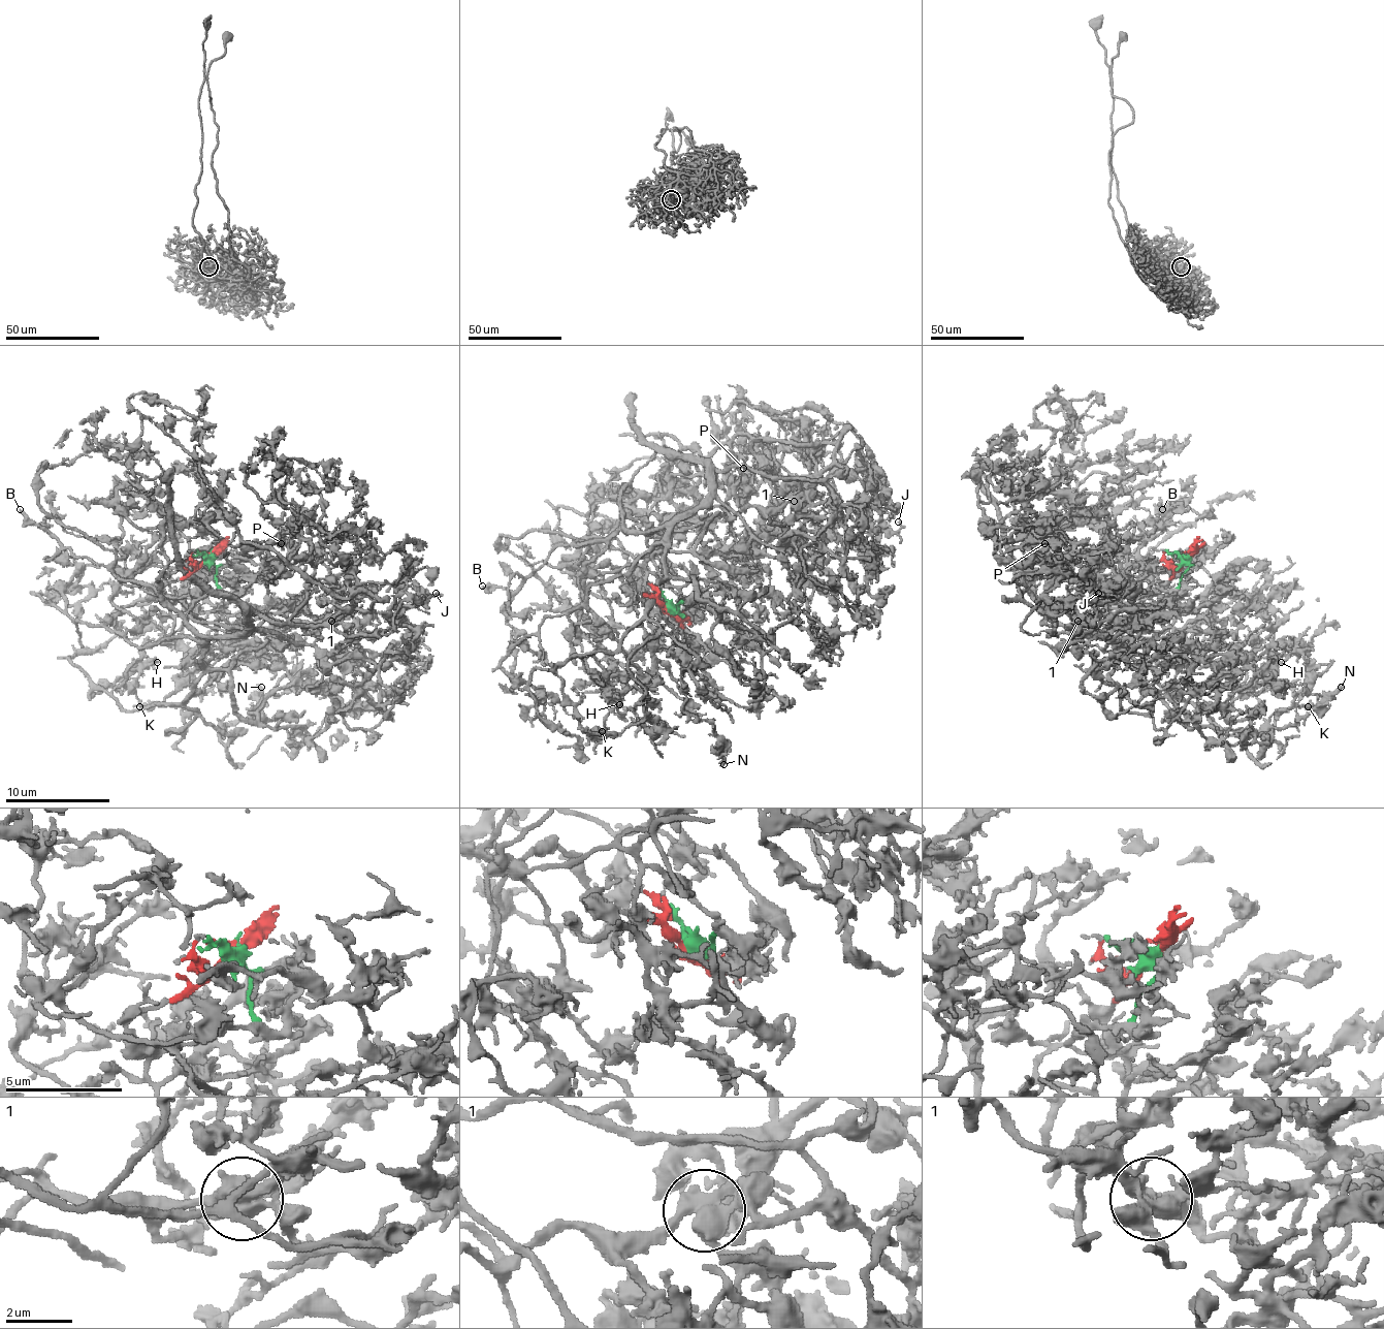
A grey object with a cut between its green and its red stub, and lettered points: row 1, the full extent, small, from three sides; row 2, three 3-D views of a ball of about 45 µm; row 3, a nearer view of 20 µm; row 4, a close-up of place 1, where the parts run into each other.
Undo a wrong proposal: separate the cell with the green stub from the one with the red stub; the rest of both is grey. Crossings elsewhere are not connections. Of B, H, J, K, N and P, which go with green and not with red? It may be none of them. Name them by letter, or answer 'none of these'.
J, P

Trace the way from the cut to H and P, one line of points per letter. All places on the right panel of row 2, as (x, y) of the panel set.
H: (1187, 558), (1166, 590), (1177, 615), (1155, 636), (1121, 644), (1192, 702), (1228, 709), (1231, 692), (1281, 663)
P: (1187, 558), (1173, 590), (1145, 600), (1127, 626), (1093, 631), (1093, 619), (1020, 597), (1011, 552), (1045, 542)

